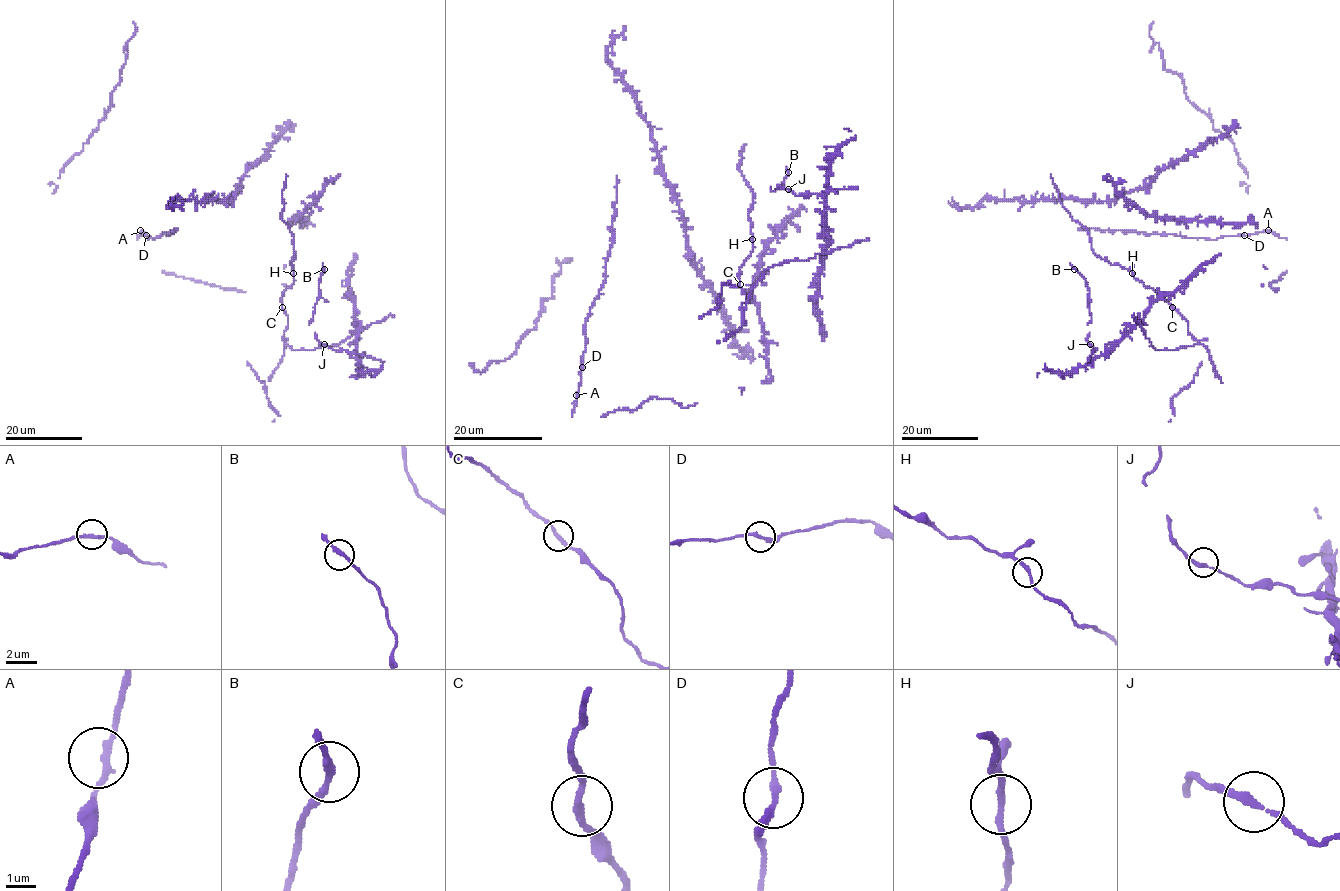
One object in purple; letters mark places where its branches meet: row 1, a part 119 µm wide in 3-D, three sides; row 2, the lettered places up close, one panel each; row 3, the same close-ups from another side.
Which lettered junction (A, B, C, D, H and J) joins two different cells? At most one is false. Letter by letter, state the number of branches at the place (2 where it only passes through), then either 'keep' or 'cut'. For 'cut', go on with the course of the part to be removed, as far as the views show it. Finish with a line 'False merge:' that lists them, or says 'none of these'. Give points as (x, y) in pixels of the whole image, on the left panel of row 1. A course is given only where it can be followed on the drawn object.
A: 2 | keep
B: 2 | keep
C: 2 | keep
D: 2 | keep
H: 2 | keep
J: 2 | keep
False merge: none of these

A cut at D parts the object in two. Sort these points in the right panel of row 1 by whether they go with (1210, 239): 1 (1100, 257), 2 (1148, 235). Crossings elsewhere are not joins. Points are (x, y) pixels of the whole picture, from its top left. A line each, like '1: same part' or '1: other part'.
1: other part
2: same part

